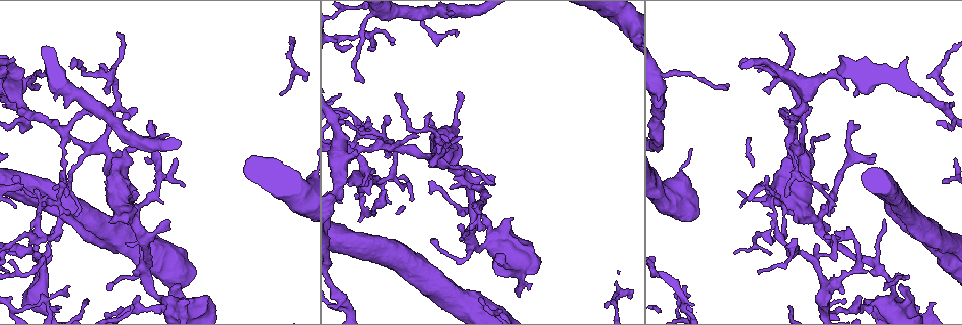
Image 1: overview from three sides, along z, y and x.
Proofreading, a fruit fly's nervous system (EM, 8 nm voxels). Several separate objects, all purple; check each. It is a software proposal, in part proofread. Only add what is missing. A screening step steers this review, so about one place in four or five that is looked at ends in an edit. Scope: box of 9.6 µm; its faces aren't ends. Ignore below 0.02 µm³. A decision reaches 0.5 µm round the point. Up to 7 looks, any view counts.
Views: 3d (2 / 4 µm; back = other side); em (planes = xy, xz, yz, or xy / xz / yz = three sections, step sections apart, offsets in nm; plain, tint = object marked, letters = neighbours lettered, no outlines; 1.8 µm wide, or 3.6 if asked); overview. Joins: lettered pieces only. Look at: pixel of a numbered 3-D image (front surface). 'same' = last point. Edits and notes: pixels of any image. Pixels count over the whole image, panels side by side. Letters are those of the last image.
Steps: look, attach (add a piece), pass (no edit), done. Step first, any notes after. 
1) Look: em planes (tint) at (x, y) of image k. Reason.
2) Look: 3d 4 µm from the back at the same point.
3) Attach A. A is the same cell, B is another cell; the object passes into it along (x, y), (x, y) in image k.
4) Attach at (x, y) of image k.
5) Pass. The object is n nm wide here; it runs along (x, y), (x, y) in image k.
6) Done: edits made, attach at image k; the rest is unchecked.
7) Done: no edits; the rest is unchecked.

Look: em planes (letters) at (38, 291) of image 1. Three-way junction.

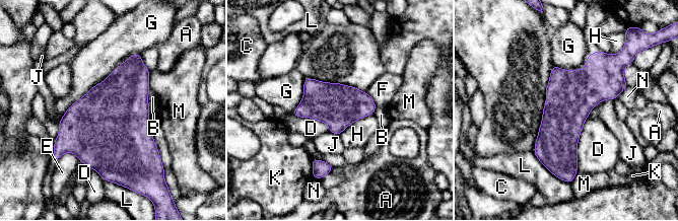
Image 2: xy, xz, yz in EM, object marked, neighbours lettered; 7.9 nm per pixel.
Pass. A, B, C, D, E, F, G, H, J, K, L, M and N are other cells; a border runs along (373, 114), (355, 120), (338, 135) in image 2; none of them fits.

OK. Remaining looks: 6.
Look: em planes (letters) at (772, 202) of image 1. Abrupt turn.

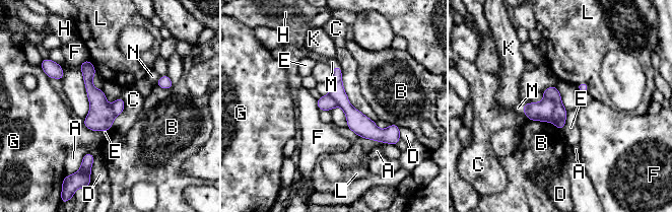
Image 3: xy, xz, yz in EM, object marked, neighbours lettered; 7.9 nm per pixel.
Pass. A, B, C, D, E, F, G, H, K, L, M and N are other cells; no lettered piece goes on from it.

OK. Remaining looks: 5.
Look: 3d 2 µm at (373, 208) of image 1. Narrows sharply.

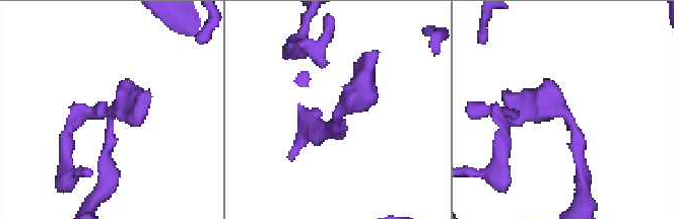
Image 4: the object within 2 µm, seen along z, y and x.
Look: em planes (plain) at (564, 117) of image 4.

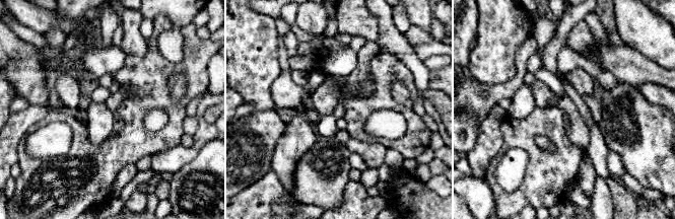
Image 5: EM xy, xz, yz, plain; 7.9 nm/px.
Look: em planes (letters) at the same point. What lies round it.

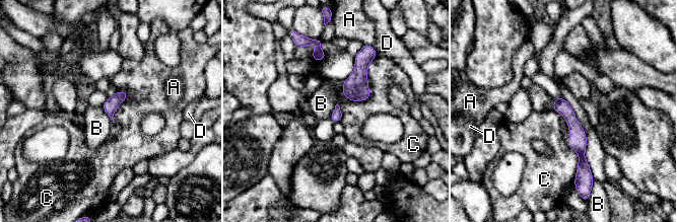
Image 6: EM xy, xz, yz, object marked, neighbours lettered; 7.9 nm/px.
Pass. A, B, C and D are other cells; none of them fits.

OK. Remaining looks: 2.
Done: no edits; the rest is unchecked.

